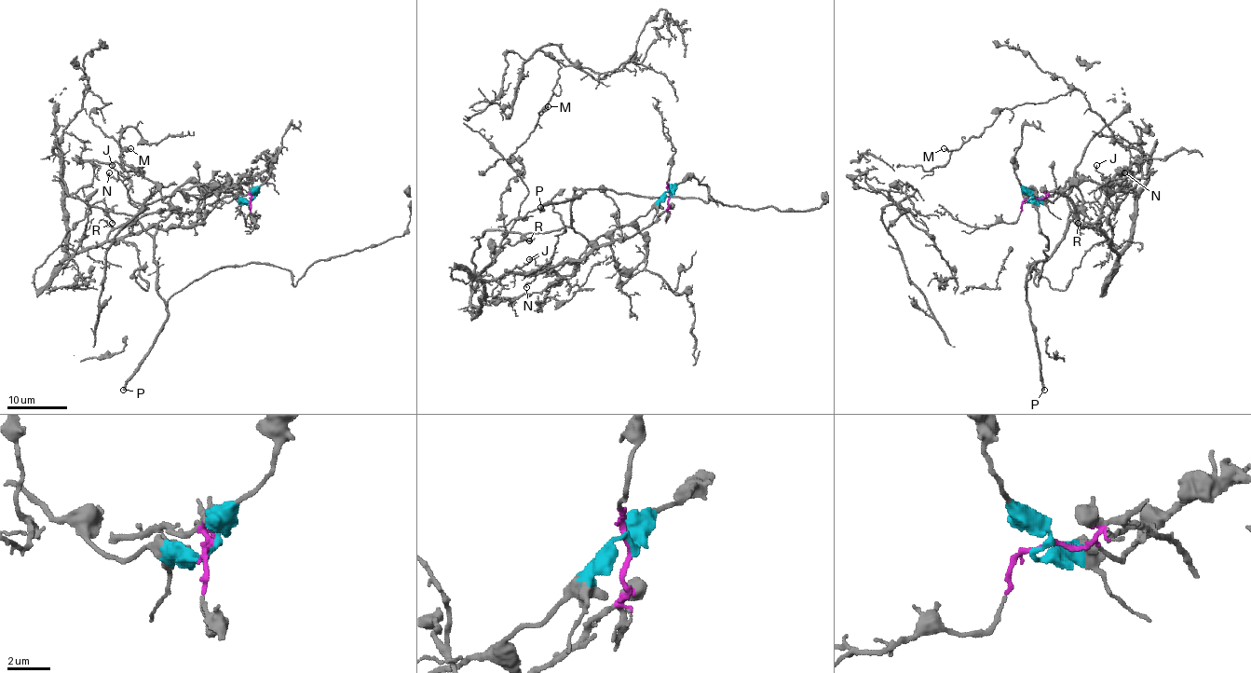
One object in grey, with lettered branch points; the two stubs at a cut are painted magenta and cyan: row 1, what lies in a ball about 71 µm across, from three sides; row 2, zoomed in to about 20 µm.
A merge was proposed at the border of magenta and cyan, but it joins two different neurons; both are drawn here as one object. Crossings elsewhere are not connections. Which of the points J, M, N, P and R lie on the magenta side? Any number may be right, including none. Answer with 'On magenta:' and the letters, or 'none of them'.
On magenta: J, M, N, R

